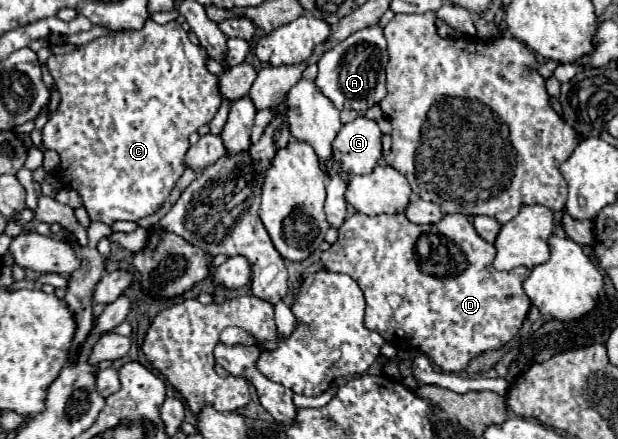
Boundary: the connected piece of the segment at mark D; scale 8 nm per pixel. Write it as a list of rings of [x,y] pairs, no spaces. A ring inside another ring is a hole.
[[[356,212],[354,216],[346,218],[344,224],[338,228],[338,240],[326,250],[320,254],[320,266],[328,272],[340,272],[340,274],[348,274],[358,286],[360,290],[364,292],[364,298],[366,298],[366,314],[364,314],[364,326],[368,330],[374,330],[378,332],[380,336],[384,336],[386,342],[390,342],[394,348],[402,348],[402,350],[420,350],[422,354],[426,354],[428,358],[432,358],[444,372],[462,372],[468,362],[486,352],[486,350],[492,350],[492,348],[502,348],[510,338],[514,338],[514,334],[520,330],[524,318],[528,316],[528,308],[532,304],[532,300],[528,300],[524,288],[522,288],[522,282],[524,282],[524,276],[528,276],[528,268],[524,266],[518,266],[518,268],[512,268],[508,272],[498,272],[494,266],[492,266],[492,260],[496,256],[496,248],[494,244],[482,240],[476,230],[472,228],[472,220],[470,216],[444,216],[440,222],[436,224],[424,224],[424,226],[418,226],[418,224],[412,224],[410,220],[406,220],[404,214],[380,214],[380,216],[366,216],[366,214],[360,214]]]

